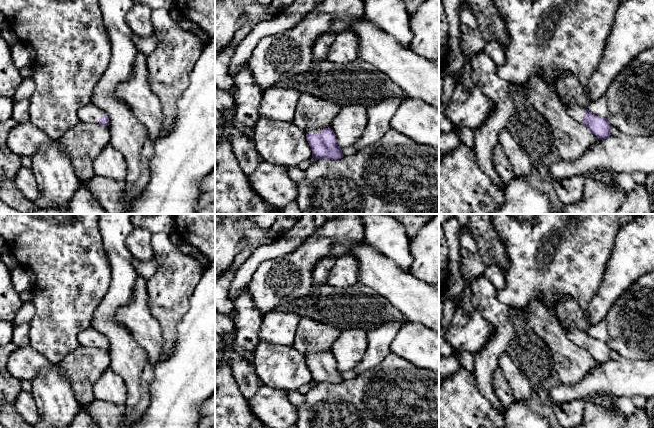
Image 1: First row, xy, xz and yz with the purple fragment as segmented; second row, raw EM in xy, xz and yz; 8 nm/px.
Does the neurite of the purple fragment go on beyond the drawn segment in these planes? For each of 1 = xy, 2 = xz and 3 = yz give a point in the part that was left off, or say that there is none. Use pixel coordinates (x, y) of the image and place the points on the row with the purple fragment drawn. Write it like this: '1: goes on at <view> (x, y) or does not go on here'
1: goes on at xy (91, 113)
2: goes on at xz (316, 131)
3: goes on at yz (578, 112)

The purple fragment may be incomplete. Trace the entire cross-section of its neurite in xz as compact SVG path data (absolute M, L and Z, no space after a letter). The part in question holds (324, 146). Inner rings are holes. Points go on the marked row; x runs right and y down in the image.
M330 127L308 130L305 133L314 159L339 160L344 157L337 144L336 135Z

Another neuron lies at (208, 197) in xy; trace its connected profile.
M215 190L203 193L199 199L195 214L213 201L215 201Z

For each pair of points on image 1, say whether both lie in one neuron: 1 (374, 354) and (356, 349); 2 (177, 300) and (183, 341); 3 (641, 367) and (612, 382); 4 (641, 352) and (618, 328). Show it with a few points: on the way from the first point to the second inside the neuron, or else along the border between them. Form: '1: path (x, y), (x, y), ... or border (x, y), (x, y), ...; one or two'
1: border (368, 332), (367, 349), (362, 359), (351, 370); two
2: border (189, 299), (189, 308), (177, 326), (173, 343); two
3: path (634, 374), (631, 377), (619, 378); one
4: path (636, 346), (624, 334); one

